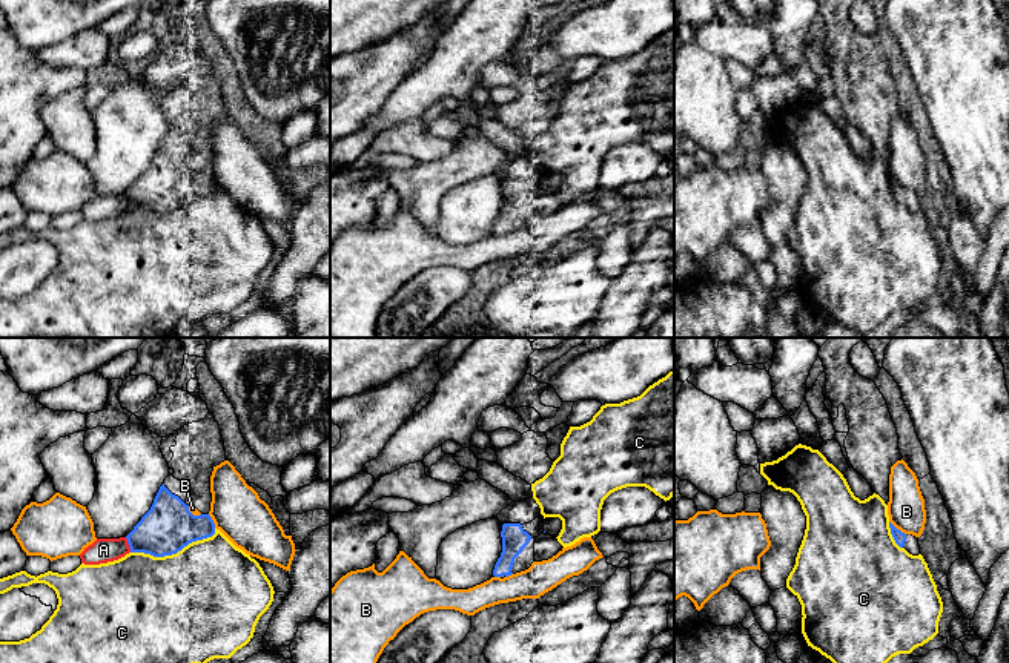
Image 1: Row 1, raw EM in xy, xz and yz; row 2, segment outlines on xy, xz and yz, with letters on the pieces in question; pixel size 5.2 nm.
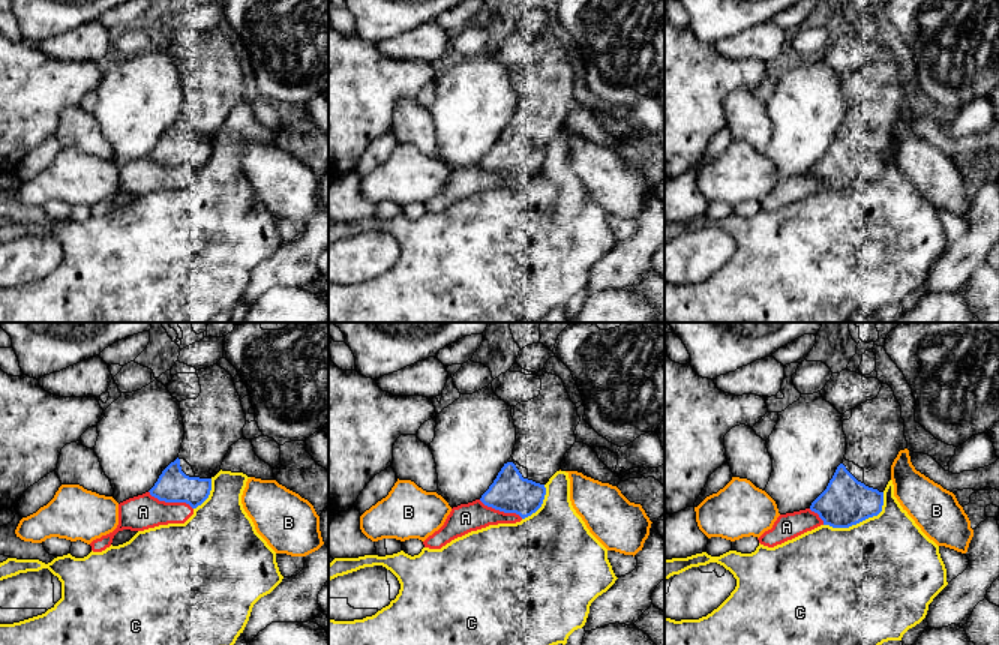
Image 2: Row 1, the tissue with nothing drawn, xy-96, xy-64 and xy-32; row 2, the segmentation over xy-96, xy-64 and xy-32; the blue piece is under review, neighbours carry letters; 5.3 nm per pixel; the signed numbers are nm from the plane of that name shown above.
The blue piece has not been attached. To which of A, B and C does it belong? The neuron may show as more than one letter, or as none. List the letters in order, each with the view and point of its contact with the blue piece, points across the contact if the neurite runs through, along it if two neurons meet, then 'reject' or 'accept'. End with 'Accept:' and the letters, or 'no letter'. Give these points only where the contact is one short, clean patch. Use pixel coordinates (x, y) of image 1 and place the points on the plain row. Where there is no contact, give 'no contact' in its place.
A: meets blue in xy at (129, 201); reject
B: meets blue in yz at (896, 184); reject
C: meets blue in xy at (174, 209); reject
Accept: no letter

